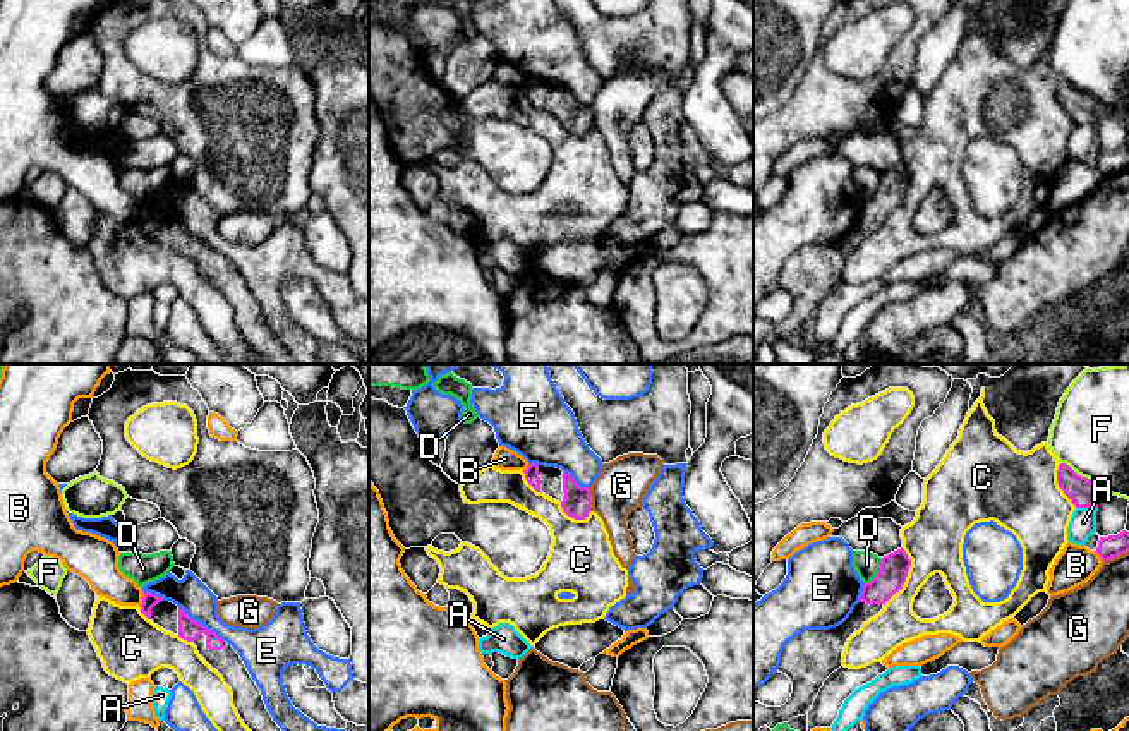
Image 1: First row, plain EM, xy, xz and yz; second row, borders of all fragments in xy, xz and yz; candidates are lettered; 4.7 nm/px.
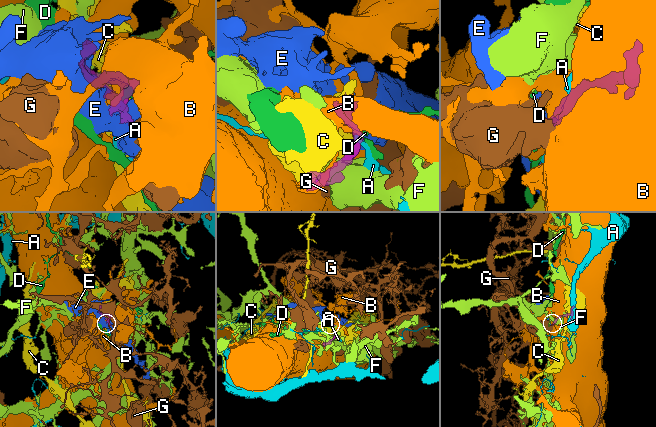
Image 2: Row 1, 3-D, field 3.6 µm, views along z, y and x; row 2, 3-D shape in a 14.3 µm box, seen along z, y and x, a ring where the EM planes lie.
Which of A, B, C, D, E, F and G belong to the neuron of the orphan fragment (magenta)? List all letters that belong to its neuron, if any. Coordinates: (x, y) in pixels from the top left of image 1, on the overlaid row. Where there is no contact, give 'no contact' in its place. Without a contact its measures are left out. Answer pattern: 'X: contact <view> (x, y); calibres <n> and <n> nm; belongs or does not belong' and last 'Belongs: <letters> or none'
A: contact yz (1086, 507); calibres 140 and 130 nm; does not belong
B: contact xy (143, 599); calibres 70 and 180 nm; does not belong
C: contact yz (906, 575); calibres 140 and 280 nm; does not belong
D: contact yz (879, 572); calibres 140 and 120 nm; does not belong
E: contact xy (199, 623); calibres 100 and 160 nm; does not belong
F: contact yz (1080, 476); calibres 140 and 360 nm; does not belong
G: contact xz (591, 500); calibres 140 and 240 nm; does not belong
Belongs: none

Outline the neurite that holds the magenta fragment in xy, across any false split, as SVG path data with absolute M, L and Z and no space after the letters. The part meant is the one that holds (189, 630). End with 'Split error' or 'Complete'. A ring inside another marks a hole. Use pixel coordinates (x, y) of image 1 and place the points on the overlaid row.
M142 592L141 613L160 628L192 642L199 655L216 669L233 692L233 705L251 731L281 731L266 709L261 690L251 678L237 650L214 631L194 621L177 604Z. Split error

